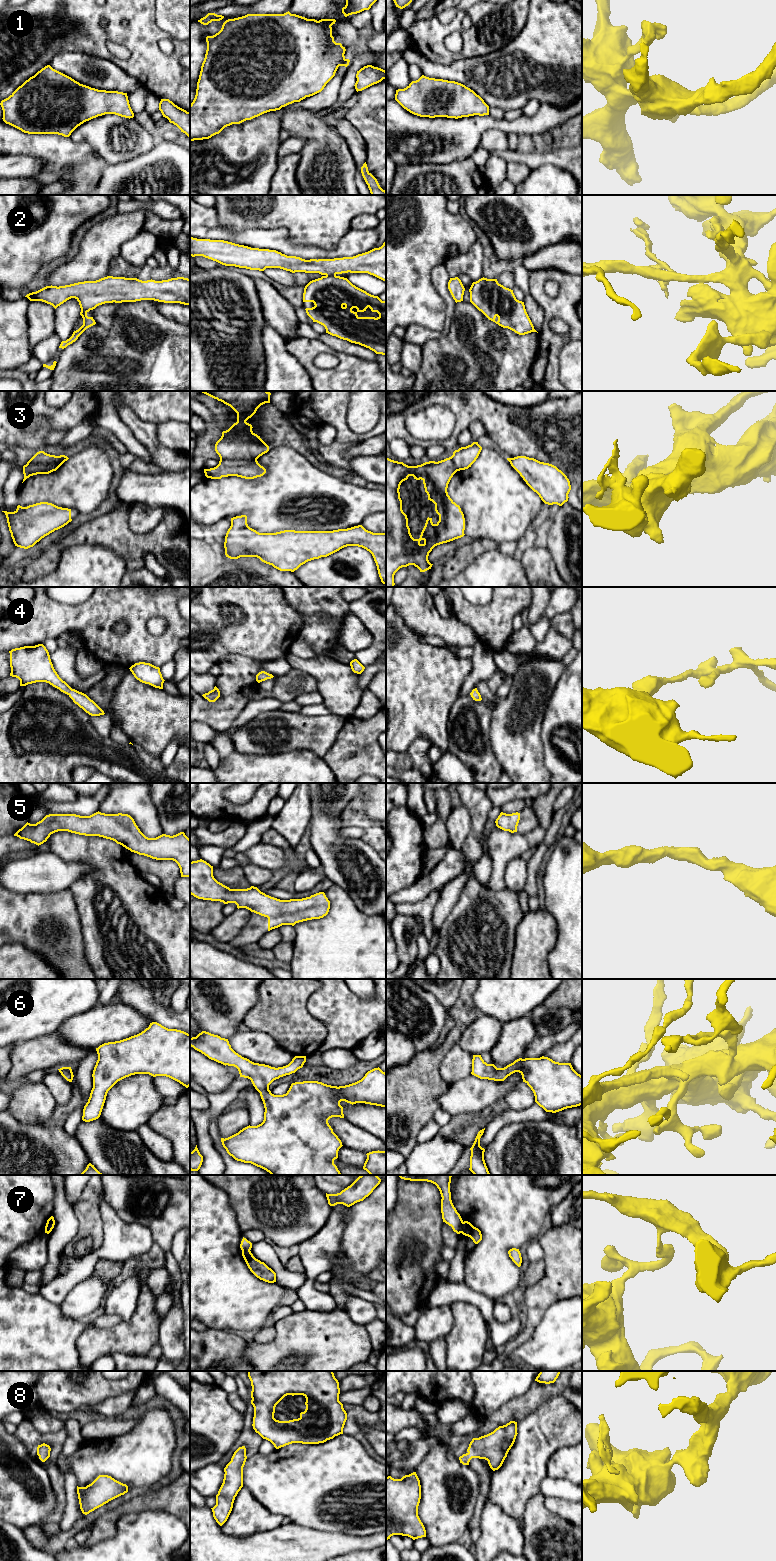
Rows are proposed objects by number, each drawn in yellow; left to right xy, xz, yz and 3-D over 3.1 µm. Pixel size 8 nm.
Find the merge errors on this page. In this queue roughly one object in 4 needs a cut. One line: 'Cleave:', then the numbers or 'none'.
Cleave: 3, 7

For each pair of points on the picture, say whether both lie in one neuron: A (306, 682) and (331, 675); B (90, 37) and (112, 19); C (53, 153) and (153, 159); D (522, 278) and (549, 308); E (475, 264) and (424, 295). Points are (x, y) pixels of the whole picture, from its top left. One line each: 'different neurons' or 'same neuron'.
A: different neurons
B: same neuron
C: same neuron
D: different neurons
E: different neurons

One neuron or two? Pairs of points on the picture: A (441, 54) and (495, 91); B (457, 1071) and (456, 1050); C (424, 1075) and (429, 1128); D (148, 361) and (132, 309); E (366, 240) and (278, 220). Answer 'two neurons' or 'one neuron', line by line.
A: two neurons
B: one neuron
C: two neurons
D: one neuron
E: two neurons

